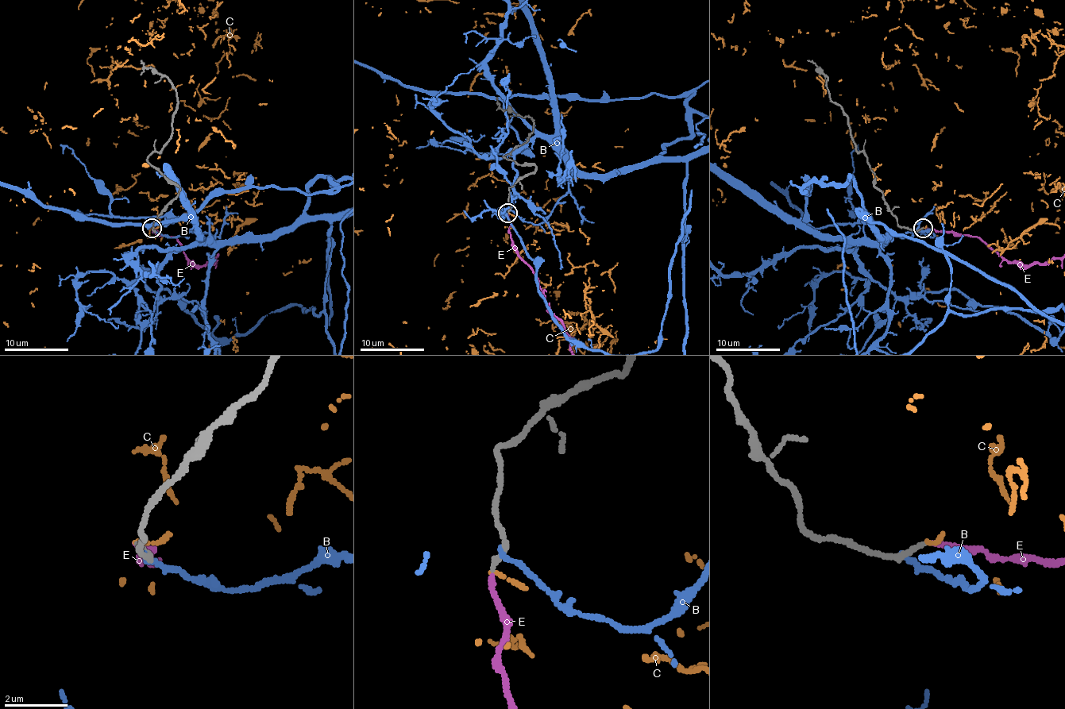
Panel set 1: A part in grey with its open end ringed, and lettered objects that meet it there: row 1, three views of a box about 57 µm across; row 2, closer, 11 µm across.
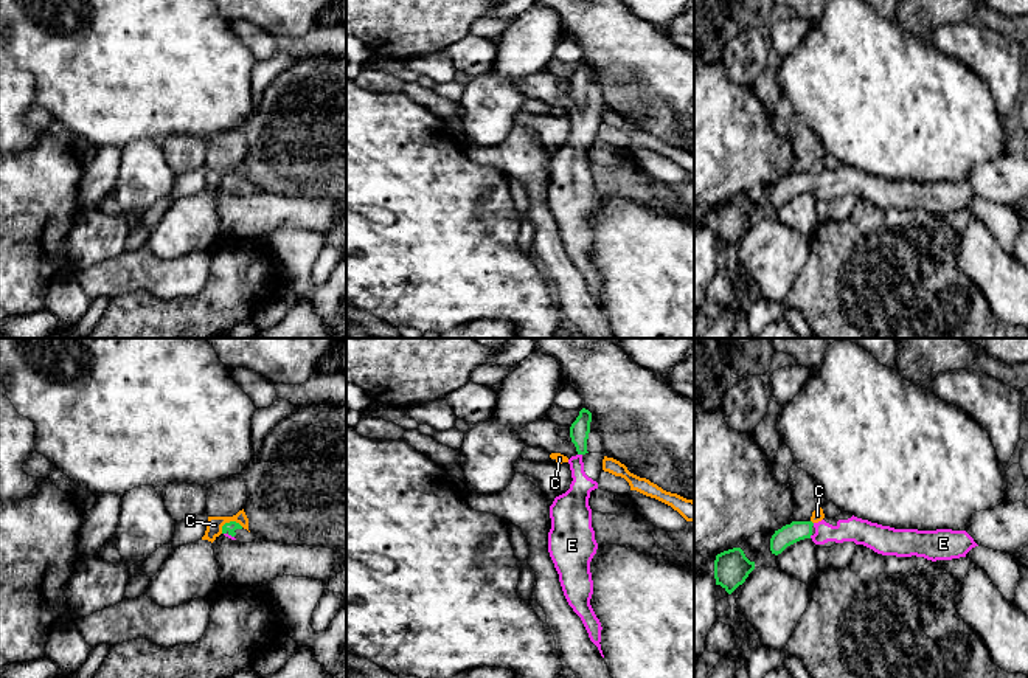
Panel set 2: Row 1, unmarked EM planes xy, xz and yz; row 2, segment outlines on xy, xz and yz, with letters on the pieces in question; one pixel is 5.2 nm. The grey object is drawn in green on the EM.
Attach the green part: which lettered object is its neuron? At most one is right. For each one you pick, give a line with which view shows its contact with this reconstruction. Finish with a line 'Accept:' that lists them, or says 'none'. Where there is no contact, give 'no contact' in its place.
E: contact in xz
Accept: E

